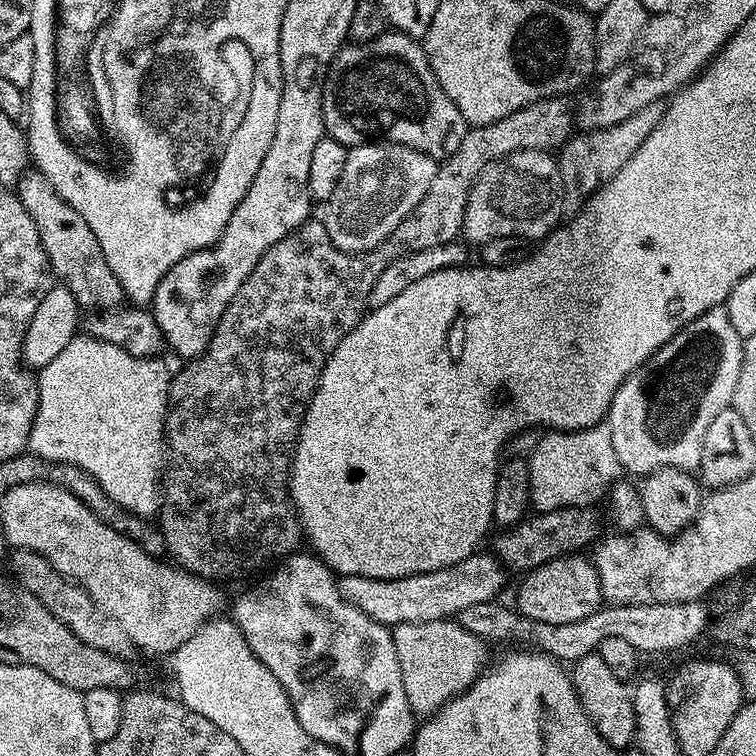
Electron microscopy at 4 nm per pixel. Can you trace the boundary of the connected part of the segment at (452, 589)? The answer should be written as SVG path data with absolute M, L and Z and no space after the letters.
M480 550L442 570L389 580L340 576L338 583L346 602L362 610L362 614L374 618L374 622L395 626L406 622L434 622L459 617L466 606L478 606L482 602L497 599L504 588L504 575L506 569L499 559L492 554L487 556L484 550Z

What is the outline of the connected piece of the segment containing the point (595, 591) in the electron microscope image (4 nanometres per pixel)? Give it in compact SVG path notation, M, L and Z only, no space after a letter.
M565 554L532 569L521 580L514 607L526 618L534 618L534 622L578 622L578 618L586 618L602 607L600 579L587 555Z

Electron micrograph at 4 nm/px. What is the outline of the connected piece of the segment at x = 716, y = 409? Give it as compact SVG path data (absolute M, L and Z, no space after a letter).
M727 307L711 308L674 334L670 342L663 344L641 368L624 379L614 394L606 423L625 473L633 472L636 478L643 478L659 468L677 468L691 473L699 469L710 422L714 422L722 410L733 407L738 374L742 370L744 342L745 337L740 336L730 322Z

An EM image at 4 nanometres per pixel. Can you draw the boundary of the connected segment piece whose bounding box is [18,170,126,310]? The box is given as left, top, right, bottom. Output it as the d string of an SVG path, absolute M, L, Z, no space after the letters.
M32 170L20 177L18 195L30 218L34 218L38 238L42 238L42 246L52 263L53 277L71 290L77 304L91 310L121 307L126 300L122 282L118 282L114 270L110 270L102 254L102 246L98 246L98 238L94 238L94 230L86 226L86 218L82 218L82 214L78 214L70 202L56 193L56 185L39 170Z

